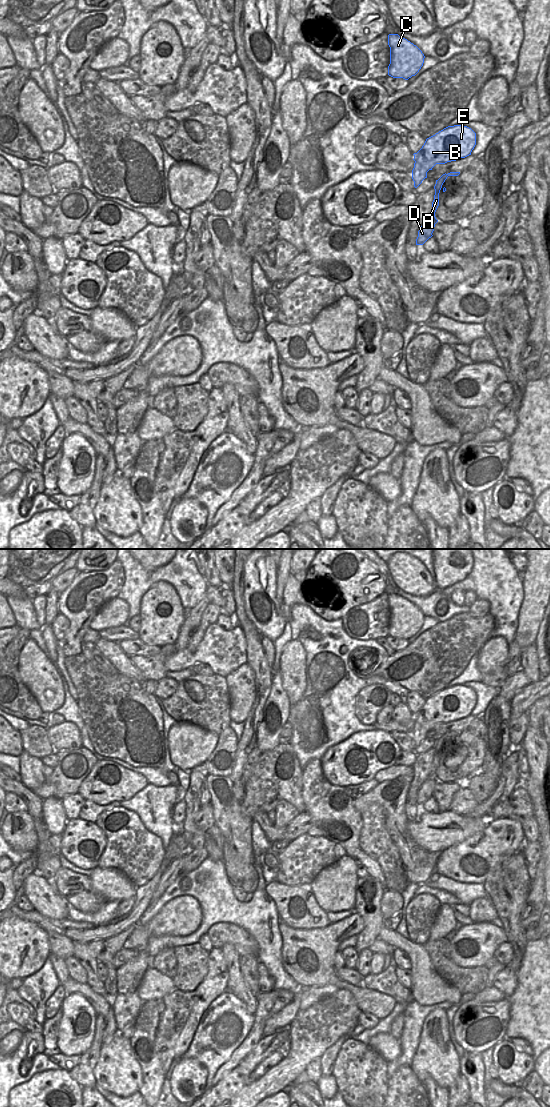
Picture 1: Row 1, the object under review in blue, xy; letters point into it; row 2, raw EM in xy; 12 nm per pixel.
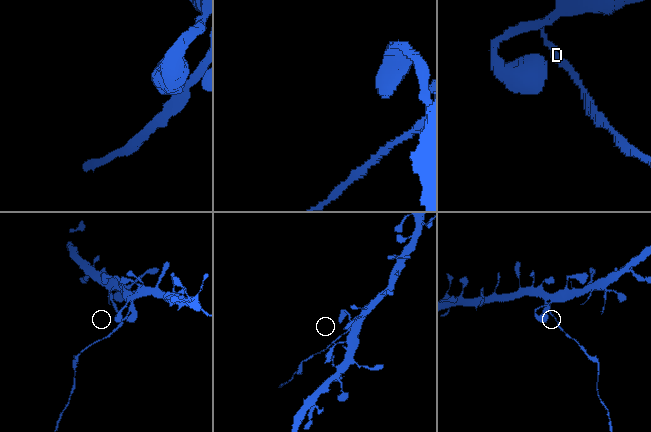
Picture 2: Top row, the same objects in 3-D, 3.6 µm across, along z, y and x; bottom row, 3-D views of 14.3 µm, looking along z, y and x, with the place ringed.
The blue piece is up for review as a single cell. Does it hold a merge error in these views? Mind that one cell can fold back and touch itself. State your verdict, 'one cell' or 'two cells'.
two cells

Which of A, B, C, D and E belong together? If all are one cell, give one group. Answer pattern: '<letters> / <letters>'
A B C E / D

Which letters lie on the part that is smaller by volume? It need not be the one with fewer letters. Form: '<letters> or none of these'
D

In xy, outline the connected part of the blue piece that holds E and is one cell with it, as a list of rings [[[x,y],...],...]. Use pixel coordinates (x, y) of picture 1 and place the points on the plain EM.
[[[463,685],[448,686],[435,695],[426,699],[422,708],[414,713],[414,728],[412,730],[412,739],[414,747],[417,748],[422,741],[427,738],[427,732],[432,730],[436,724],[445,724],[456,721],[471,715],[476,705],[476,693],[469,687]]]

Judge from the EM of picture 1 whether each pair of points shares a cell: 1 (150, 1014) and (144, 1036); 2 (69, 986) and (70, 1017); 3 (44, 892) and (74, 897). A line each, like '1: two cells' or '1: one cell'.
1: one cell
2: two cells
3: two cells

